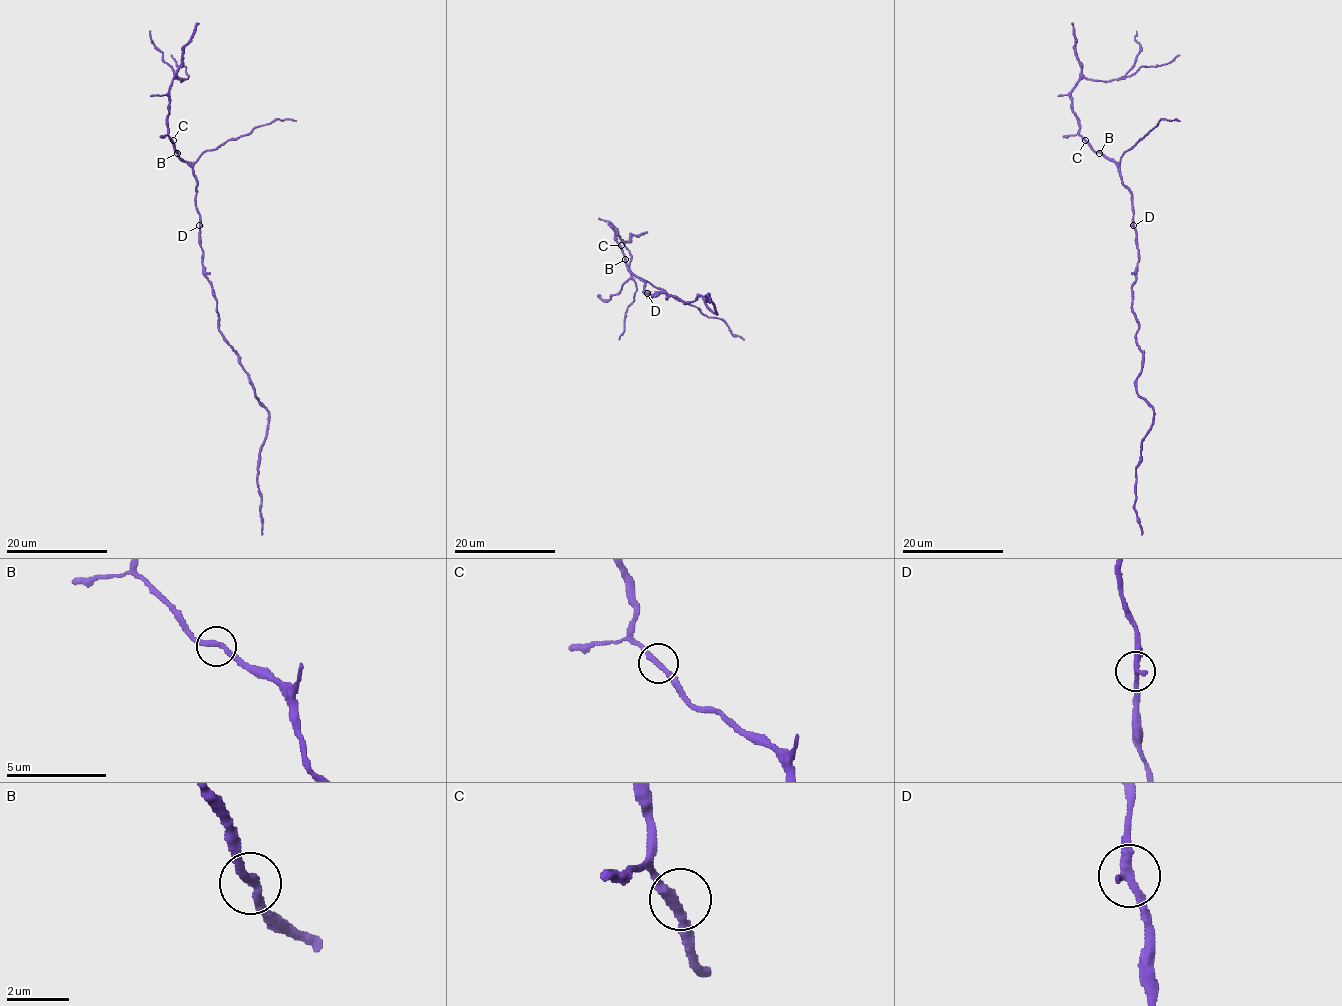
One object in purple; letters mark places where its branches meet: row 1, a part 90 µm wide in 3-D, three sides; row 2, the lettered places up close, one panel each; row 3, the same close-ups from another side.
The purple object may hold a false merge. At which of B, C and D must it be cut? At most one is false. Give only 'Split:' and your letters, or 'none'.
Split: none

